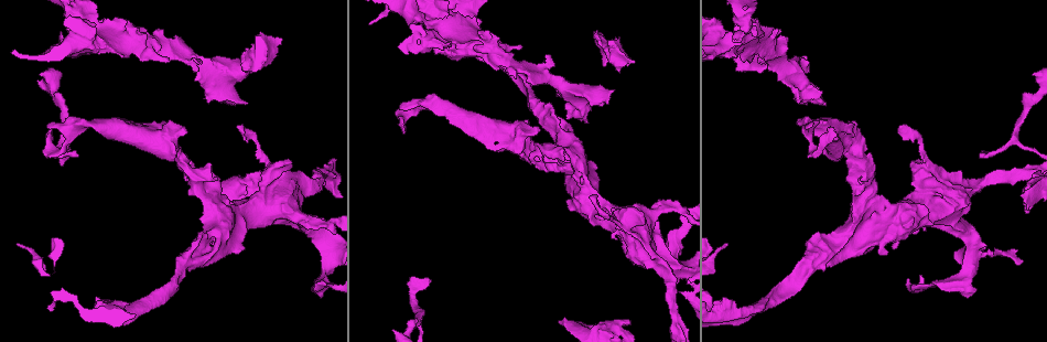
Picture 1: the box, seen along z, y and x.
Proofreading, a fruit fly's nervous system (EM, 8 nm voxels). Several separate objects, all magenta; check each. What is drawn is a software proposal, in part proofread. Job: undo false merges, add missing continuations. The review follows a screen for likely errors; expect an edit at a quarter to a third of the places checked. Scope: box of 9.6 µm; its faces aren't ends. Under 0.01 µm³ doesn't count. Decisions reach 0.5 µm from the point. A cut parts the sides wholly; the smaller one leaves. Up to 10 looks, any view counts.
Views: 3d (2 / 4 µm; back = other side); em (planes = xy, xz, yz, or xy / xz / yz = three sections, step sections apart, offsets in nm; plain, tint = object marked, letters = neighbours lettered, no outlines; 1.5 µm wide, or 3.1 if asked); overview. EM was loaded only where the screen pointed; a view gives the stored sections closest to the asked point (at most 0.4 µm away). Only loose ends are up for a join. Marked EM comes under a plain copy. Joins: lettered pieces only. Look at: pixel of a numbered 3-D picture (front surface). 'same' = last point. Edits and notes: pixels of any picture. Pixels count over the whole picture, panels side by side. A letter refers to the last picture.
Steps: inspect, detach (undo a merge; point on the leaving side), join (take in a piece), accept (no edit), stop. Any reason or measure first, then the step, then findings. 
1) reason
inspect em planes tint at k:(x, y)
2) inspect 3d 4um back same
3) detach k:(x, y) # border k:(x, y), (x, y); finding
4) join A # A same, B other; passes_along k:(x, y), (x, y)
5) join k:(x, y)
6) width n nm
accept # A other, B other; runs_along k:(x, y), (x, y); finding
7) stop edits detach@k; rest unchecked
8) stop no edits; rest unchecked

an open end
inspect 3d 4um at 1:(124, 21)

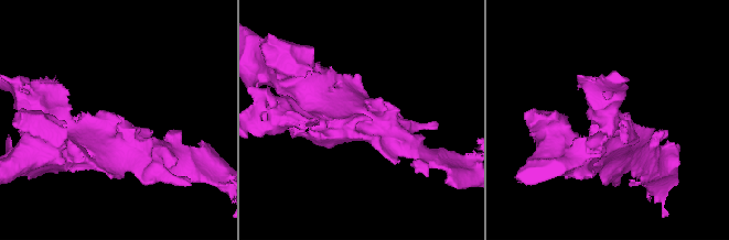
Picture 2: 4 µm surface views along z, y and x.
shape alone is not enough
inspect em planes letters at 2:(361, 118)

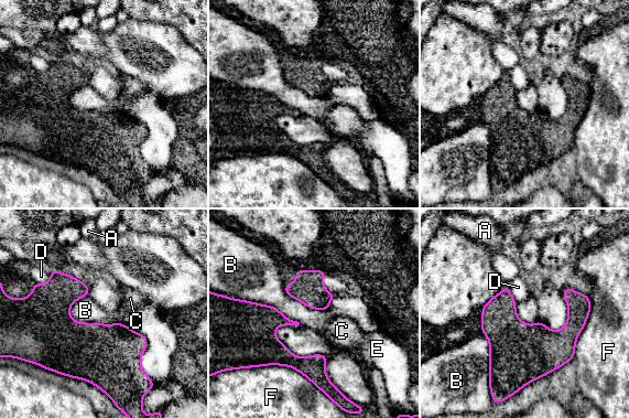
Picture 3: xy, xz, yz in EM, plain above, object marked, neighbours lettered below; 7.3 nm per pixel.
accept # A other, B other, C other, D other, E other, F other; border 3:(208, 290), (274, 306), (300, 322); no lettered piece goes on from it

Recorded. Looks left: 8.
branch stops here
inspect 3d 4um at 1:(202, 83)

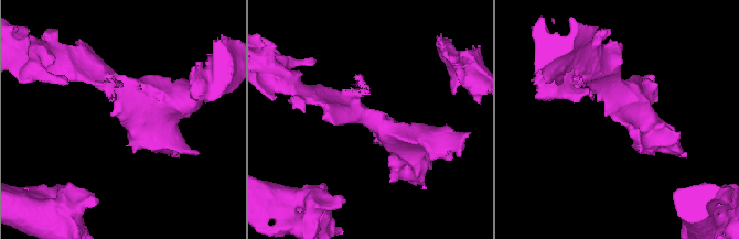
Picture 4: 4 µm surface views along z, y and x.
inspect em planes letters at 4:(122, 122)

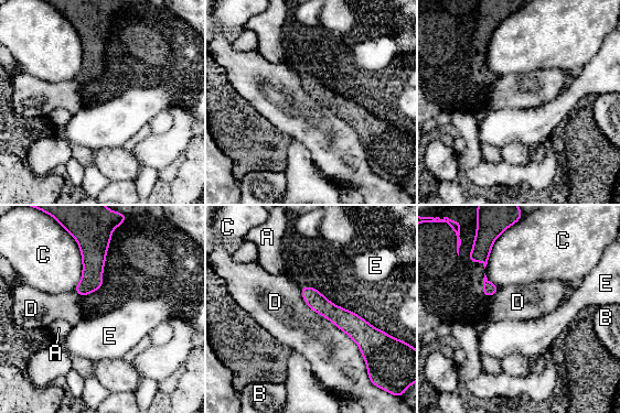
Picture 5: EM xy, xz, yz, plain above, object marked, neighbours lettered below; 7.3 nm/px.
accept # A other, B other, C other, D other, E other; runs_along 5:(303, 290), (341, 317), (365, 347); none of them fits

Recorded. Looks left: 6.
inspect 3d 2um at 1:(429, 279)

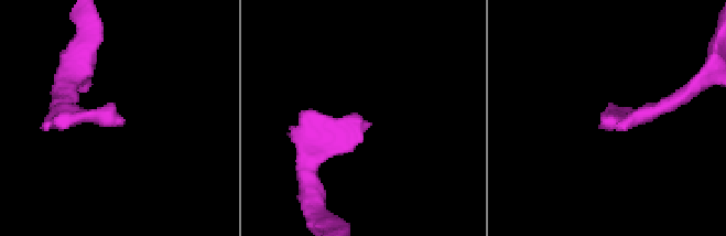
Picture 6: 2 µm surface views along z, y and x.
need the tissue
inspect em planes tint at 6:(609, 105)

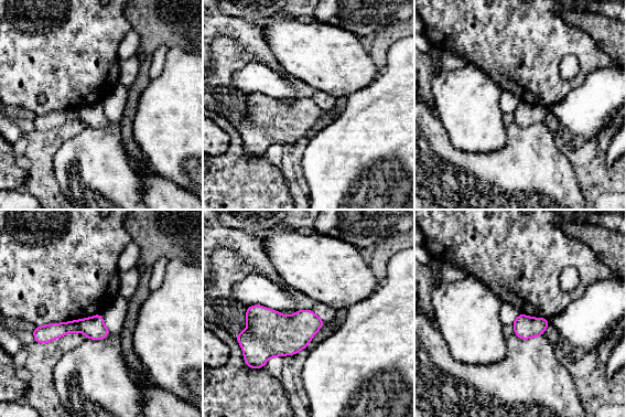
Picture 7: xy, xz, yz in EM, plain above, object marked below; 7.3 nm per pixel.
inspect em planes letters same

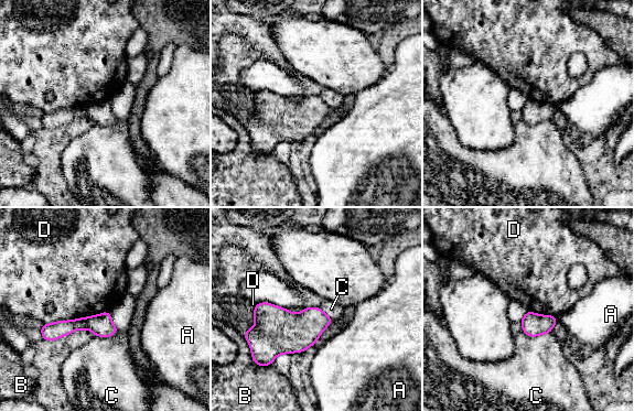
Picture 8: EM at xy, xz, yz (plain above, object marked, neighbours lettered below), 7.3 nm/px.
accept # A other, B other, C other, D other; none of them fits

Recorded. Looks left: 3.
branch stops here
inspect em planes tint at 1:(558, 321)

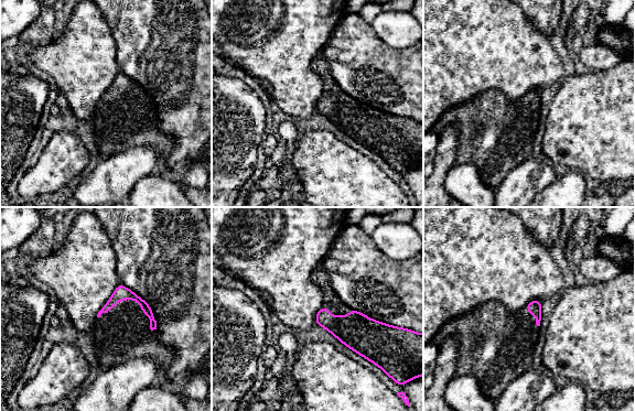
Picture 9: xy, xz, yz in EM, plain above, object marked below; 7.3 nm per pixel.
inspect em planes letters same

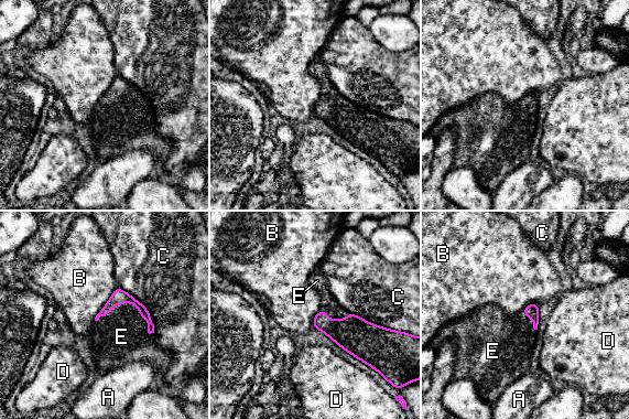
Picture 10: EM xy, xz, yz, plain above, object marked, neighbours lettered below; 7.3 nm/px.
longest_contact E 440 nm
join E # A other, B other, C other, D other, E same; passes_along 10:(119, 296), (131, 302), (122, 335); it goes on there

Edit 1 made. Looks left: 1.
stop edits join@10; rest unchecked

